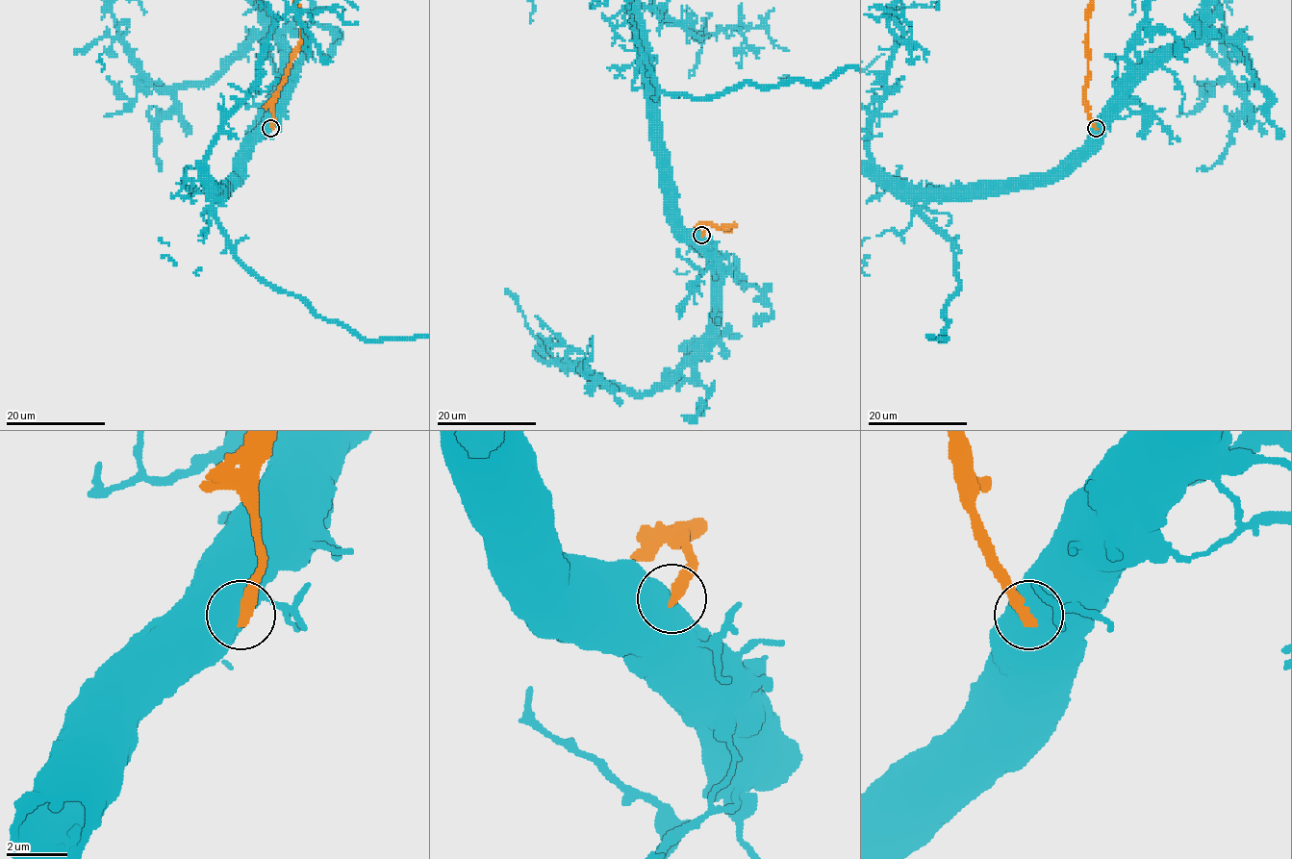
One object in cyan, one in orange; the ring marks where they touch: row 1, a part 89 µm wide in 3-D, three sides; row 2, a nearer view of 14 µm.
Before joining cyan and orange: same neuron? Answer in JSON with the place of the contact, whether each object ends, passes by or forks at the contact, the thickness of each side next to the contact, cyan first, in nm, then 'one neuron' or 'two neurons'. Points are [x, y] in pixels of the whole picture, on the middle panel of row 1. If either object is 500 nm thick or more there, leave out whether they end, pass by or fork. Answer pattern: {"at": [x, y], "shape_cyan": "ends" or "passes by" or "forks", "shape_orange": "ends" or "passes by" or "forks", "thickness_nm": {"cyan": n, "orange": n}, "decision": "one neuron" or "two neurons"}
{"at": [701, 235], "thickness_nm": {"cyan": 750, "orange": 400}, "decision": "two neurons"}

